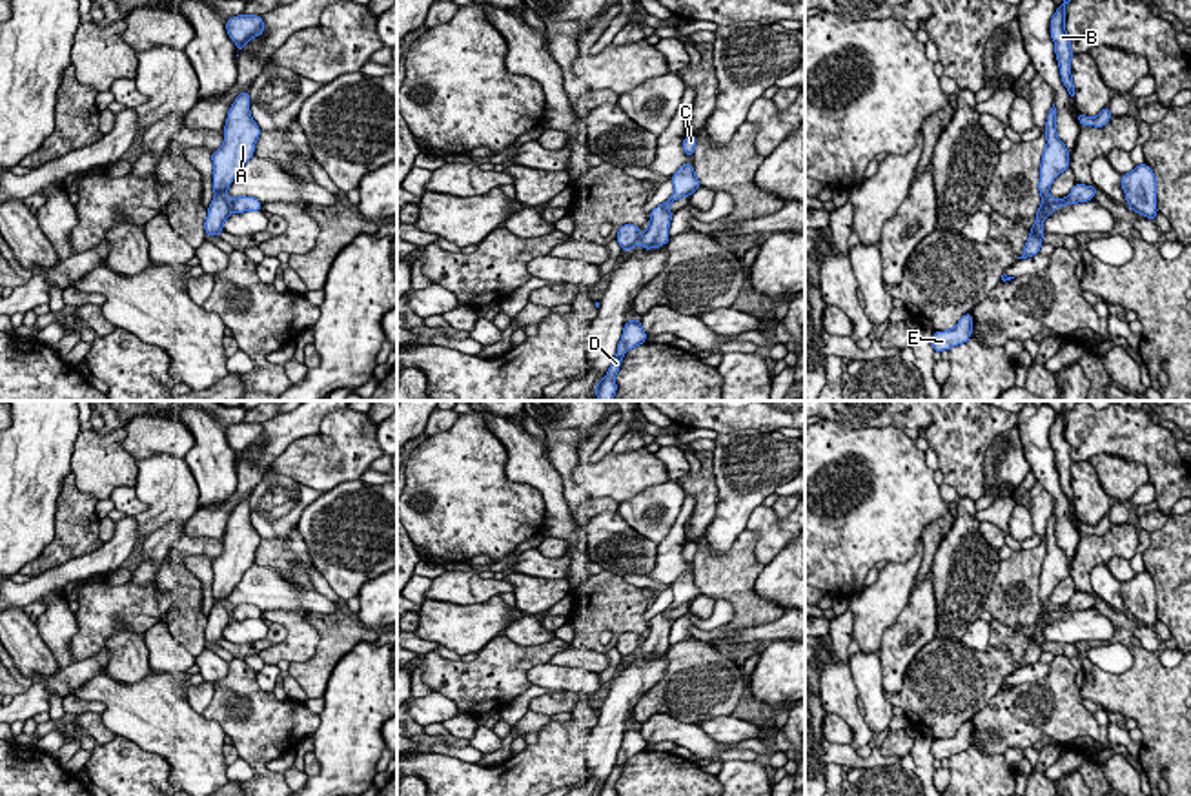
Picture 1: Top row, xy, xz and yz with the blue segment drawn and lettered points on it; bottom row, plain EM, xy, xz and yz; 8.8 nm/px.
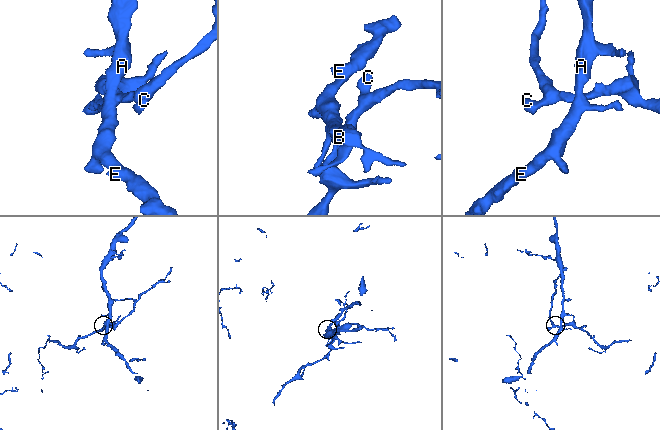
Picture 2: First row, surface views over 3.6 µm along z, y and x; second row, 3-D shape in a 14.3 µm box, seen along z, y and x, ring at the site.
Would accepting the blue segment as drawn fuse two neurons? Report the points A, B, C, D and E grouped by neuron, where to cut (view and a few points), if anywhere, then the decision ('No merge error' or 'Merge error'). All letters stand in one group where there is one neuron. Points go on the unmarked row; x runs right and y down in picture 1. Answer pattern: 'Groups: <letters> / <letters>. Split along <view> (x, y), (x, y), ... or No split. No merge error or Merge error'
Groups: A B E / C D. Split along xy (230, 607), (234, 618). Merge error

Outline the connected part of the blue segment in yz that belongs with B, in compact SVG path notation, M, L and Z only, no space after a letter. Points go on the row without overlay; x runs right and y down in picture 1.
M1064 401L1064 410L1056 415L1056 421L1051 426L1051 446L1054 450L1054 461L1062 483L1062 490L1067 495L1069 503L1074 505L1074 492L1073 492L1073 483L1071 483L1071 466L1073 466L1073 457L1071 457L1071 444L1067 443L1064 432L1065 432L1065 417L1064 413L1073 410L1078 401Z

